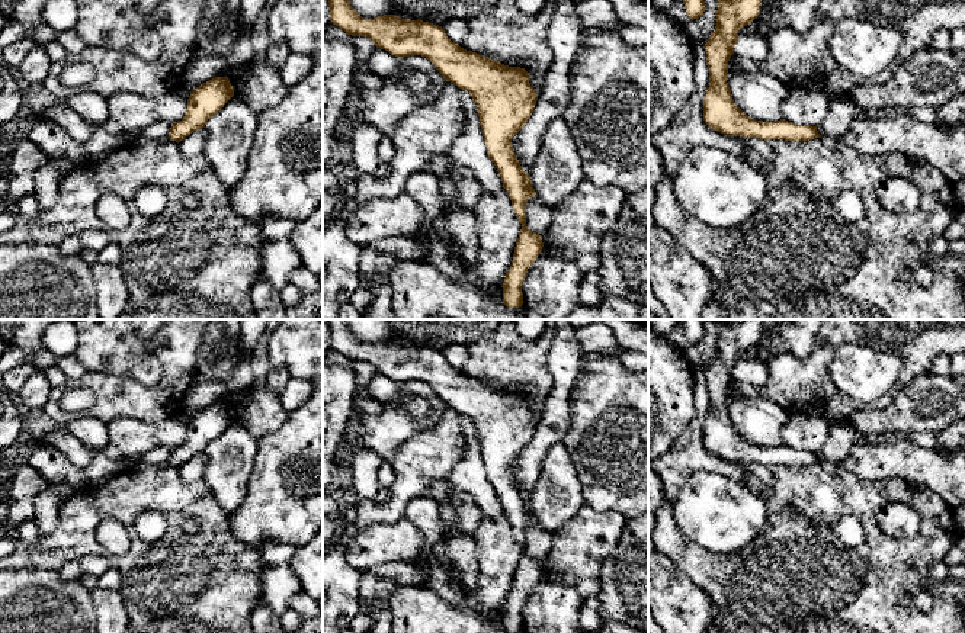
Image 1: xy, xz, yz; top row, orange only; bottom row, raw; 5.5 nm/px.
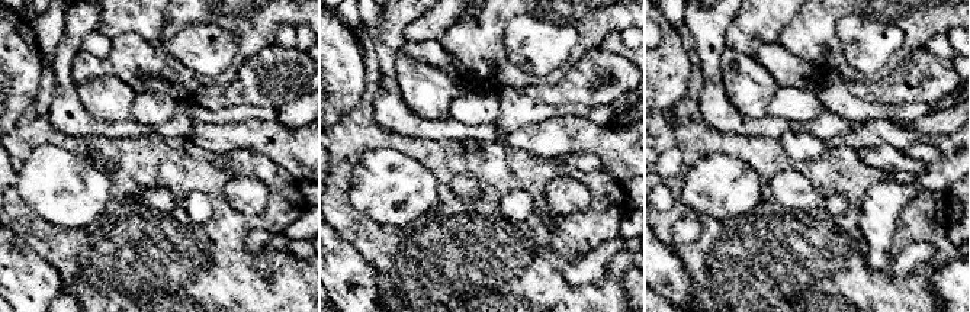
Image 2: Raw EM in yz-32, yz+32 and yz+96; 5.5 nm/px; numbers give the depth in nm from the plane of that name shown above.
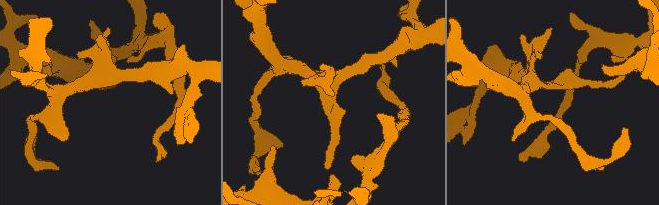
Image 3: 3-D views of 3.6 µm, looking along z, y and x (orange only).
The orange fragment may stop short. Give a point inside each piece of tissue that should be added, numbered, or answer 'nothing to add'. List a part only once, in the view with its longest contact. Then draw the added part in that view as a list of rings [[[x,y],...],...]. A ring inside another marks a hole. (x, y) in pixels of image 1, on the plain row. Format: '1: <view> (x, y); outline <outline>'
nothing to add

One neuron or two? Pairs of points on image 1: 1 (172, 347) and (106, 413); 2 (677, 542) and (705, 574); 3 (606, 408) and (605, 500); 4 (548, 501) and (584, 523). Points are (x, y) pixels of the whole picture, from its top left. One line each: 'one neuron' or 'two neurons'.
1: one neuron
2: one neuron
3: one neuron
4: two neurons

